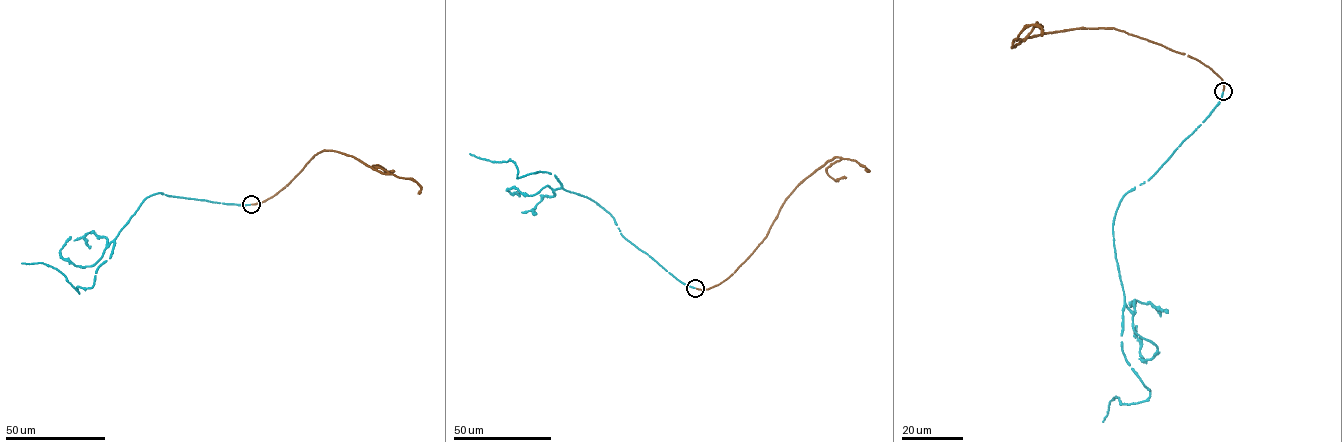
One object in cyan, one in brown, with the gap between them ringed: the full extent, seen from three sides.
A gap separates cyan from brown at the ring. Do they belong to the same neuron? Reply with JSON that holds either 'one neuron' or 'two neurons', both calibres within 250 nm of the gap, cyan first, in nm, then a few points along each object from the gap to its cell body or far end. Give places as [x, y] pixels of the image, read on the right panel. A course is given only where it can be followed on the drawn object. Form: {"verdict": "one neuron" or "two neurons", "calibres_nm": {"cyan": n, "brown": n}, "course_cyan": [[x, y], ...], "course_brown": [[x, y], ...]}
{"verdict": "one neuron", "calibres_nm": {"cyan": 160, "brown": 140}, "course_cyan": [[1222, 92], [1170, 157], [1126, 192], [1115, 215], [1123, 353], [1150, 397], [1122, 404], [1115, 397], [1103, 422]], "course_brown": [[1223, 90], [1209, 67], [1113, 28], [1064, 29], [1012, 46], [1038, 22]]}

